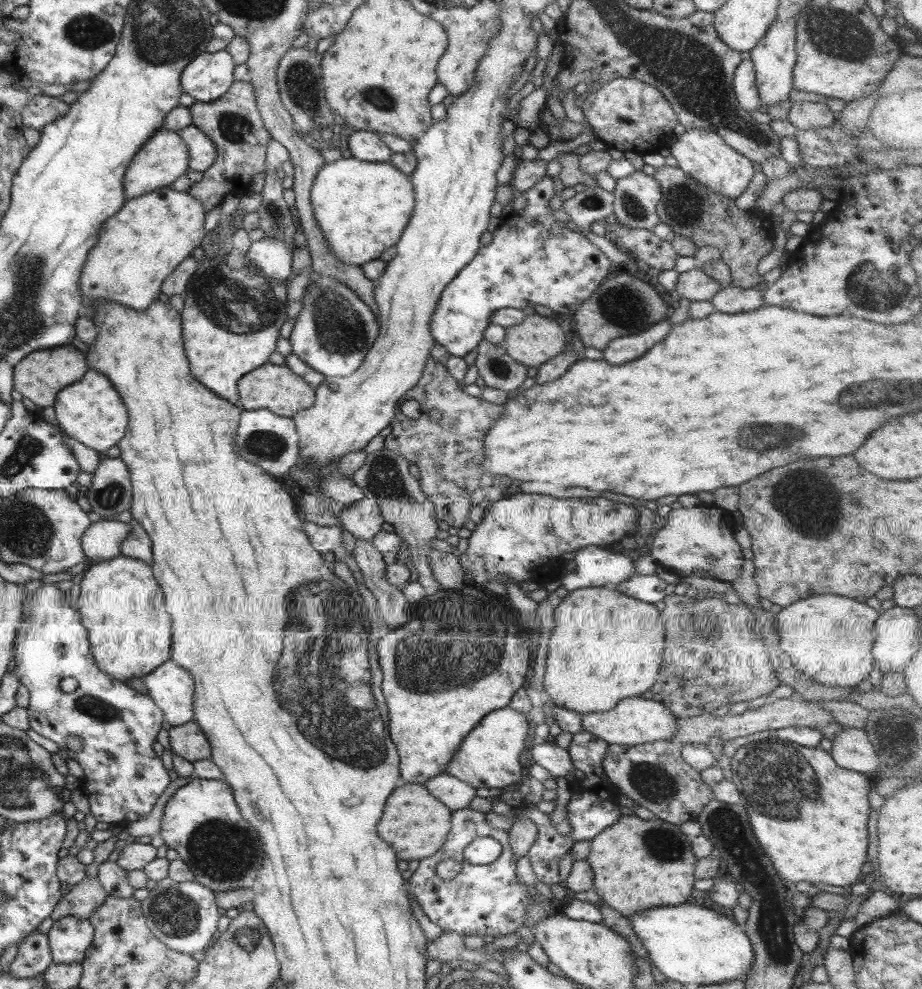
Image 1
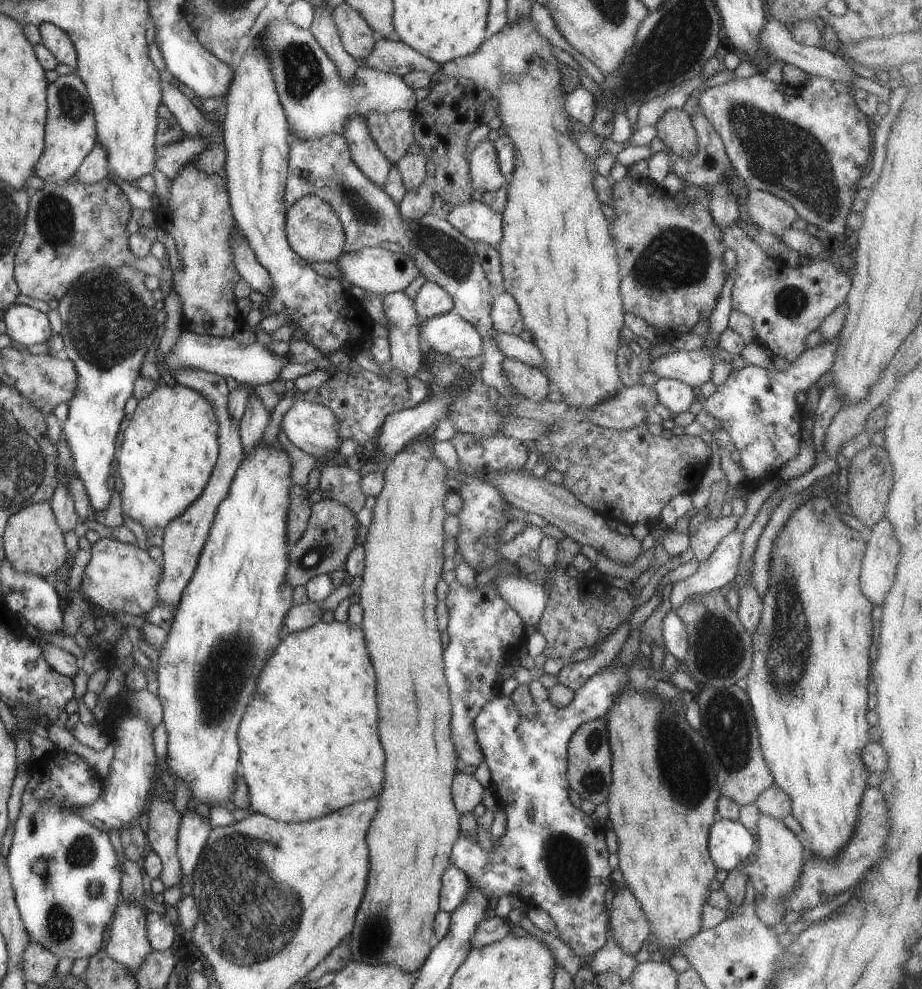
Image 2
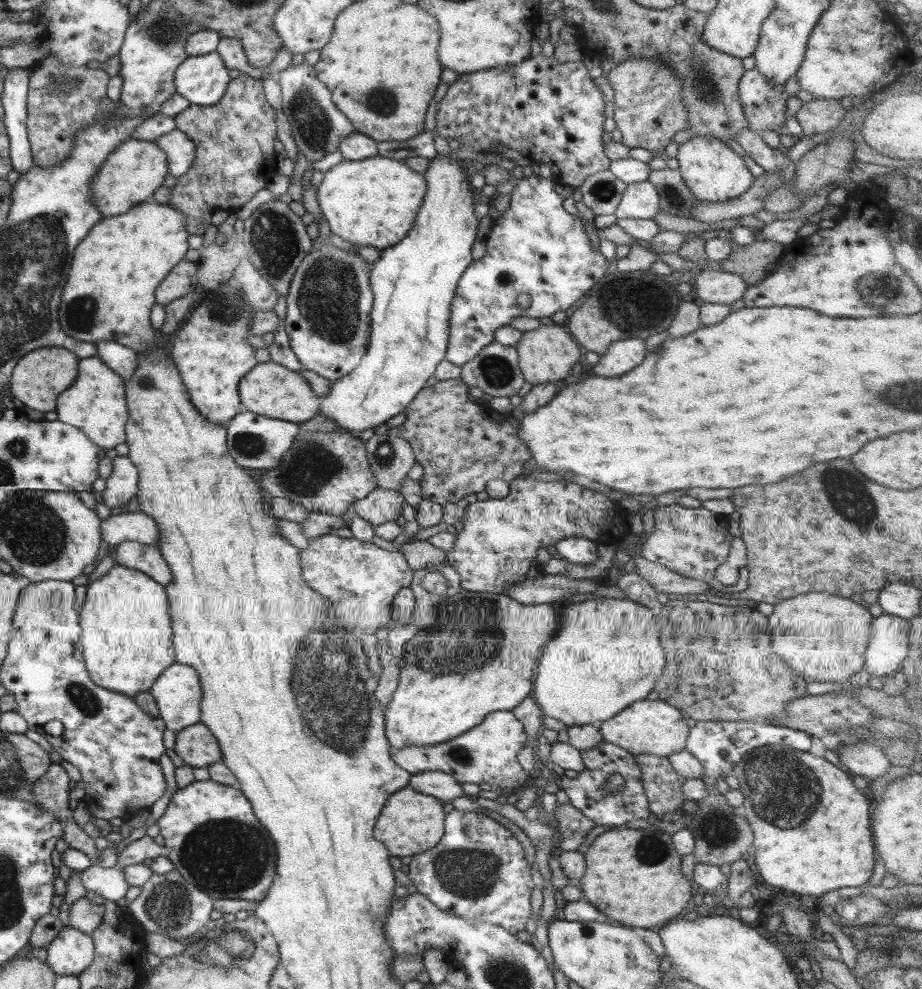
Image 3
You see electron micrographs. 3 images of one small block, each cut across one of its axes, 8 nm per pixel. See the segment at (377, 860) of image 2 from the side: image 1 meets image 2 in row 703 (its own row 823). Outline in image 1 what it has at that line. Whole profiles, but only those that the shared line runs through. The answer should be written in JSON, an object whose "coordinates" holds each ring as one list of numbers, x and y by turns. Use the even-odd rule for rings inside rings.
{"coordinates":[[403,784,391,792,385,802,383,816,377,824,377,834,387,842,399,860,419,860,427,858,441,848,450,829,451,812,431,798,427,790,419,784]]}

